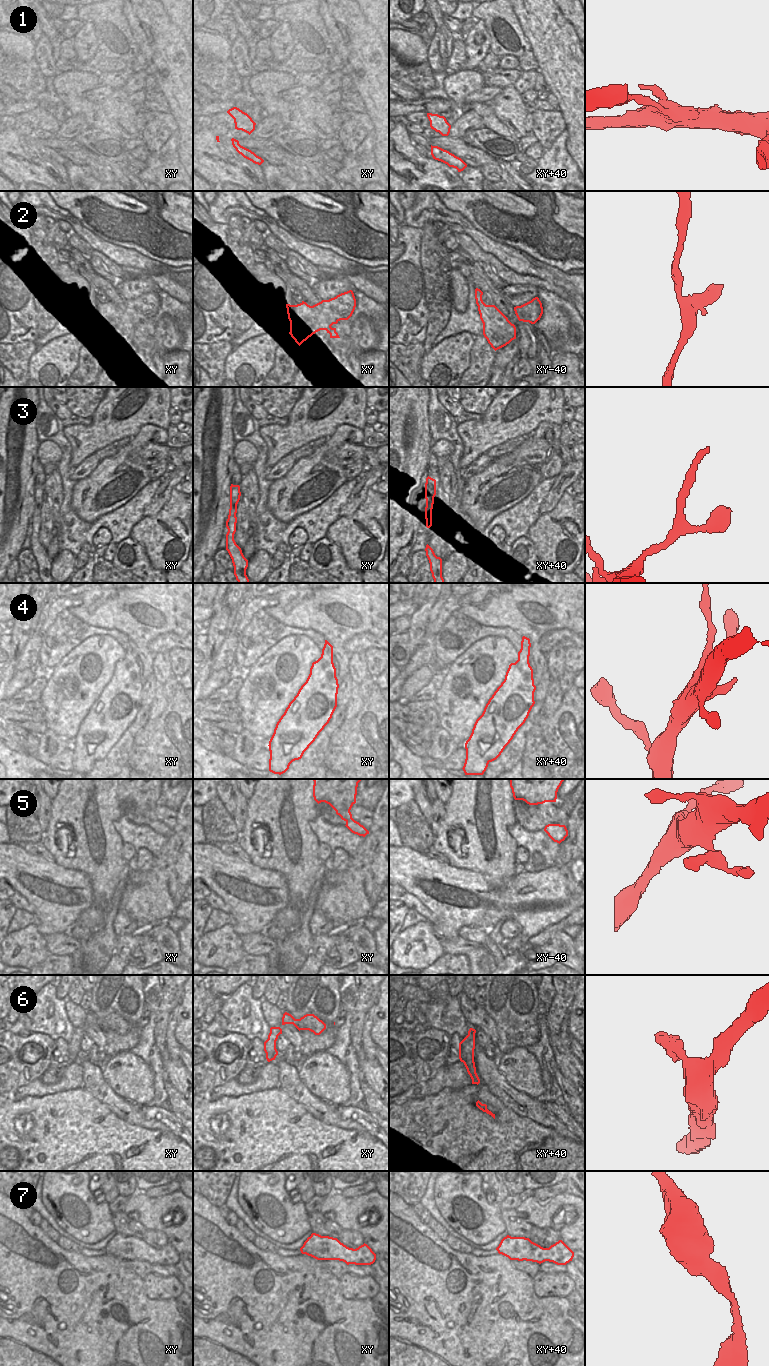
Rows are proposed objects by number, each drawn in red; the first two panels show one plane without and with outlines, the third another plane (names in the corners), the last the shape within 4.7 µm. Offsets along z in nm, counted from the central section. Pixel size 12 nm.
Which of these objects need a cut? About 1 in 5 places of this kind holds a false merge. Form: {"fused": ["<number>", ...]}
{"fused": ["4"]}

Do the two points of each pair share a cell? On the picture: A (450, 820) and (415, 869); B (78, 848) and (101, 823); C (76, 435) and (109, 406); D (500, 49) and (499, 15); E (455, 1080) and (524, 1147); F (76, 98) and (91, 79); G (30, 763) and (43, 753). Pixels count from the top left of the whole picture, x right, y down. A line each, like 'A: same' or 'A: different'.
A: different
B: same
C: same
D: same
E: different
F: same
G: different

